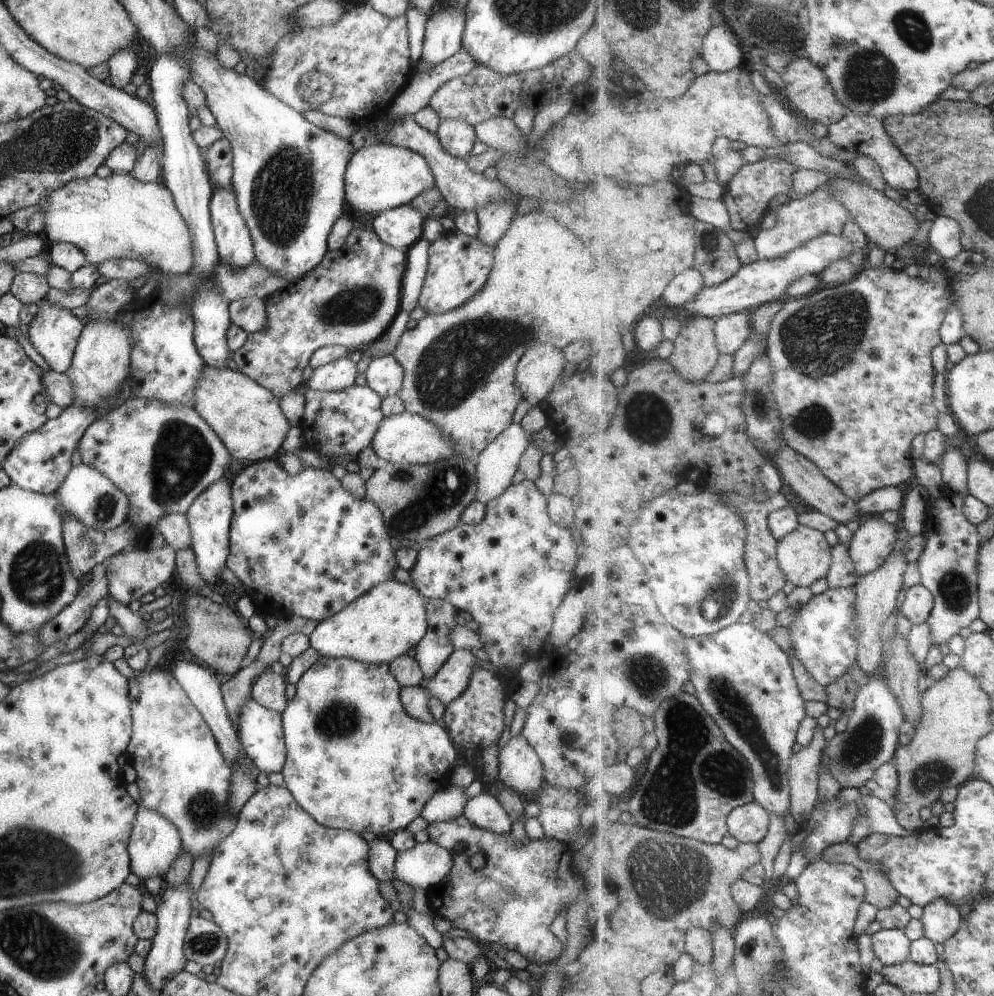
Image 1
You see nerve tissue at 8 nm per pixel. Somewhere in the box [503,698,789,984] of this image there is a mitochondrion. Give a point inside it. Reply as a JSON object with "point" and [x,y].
{"point":[671,880]}

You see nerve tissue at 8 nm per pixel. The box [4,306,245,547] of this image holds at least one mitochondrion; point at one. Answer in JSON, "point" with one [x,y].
{"point":[181,455]}

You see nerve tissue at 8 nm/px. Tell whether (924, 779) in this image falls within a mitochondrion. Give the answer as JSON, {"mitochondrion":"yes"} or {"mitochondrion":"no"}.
{"mitochondrion":"yes"}

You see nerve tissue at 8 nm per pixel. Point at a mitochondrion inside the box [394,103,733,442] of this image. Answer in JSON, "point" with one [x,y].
{"point":[454,365]}

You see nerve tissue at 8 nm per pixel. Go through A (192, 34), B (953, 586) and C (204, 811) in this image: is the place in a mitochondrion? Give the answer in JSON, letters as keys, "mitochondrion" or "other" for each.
{"A":"other","B":"mitochondrion","C":"mitochondrion"}

